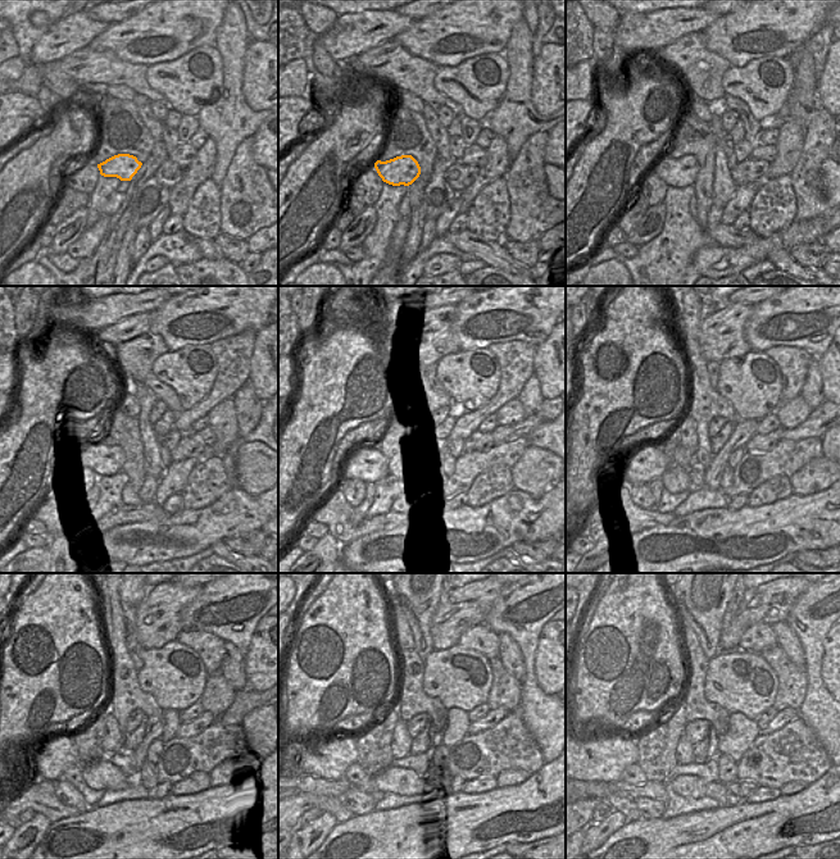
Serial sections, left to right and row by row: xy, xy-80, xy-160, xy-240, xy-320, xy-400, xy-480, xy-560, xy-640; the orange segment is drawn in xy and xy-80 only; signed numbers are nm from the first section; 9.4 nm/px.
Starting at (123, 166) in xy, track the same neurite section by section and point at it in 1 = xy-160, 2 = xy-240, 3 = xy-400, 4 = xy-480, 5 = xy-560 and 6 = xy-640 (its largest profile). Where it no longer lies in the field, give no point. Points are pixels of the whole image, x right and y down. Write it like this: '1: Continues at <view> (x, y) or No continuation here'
1: Continues at xy-160 (681, 172)
2: Continues at xy-240 (95, 460)
3: Continues at xy-400 (646, 462)
4: Continues at xy-480 (57, 754)
5: Continues at xy-560 (328, 759)
6: Continues at xy-640 (604, 758)

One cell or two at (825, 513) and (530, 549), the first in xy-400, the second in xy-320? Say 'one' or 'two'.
two

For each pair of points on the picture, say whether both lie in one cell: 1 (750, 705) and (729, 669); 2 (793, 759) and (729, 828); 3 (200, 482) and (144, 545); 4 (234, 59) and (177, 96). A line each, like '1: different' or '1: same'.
1: same
2: different
3: different
4: different

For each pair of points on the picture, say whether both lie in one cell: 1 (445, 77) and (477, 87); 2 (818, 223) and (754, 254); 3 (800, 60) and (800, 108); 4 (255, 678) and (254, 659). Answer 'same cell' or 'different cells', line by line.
1: same cell
2: same cell
3: same cell
4: same cell

